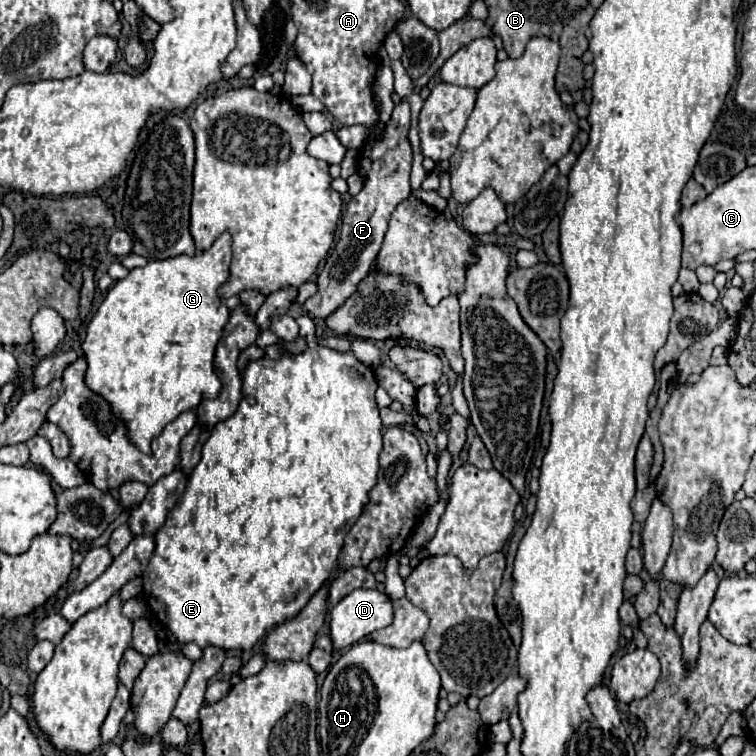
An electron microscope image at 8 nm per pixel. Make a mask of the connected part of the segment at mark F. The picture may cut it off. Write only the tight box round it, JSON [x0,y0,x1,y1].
[302,99,412,319]

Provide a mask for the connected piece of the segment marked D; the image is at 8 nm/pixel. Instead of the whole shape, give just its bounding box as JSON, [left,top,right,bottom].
[330,589,392,649]

